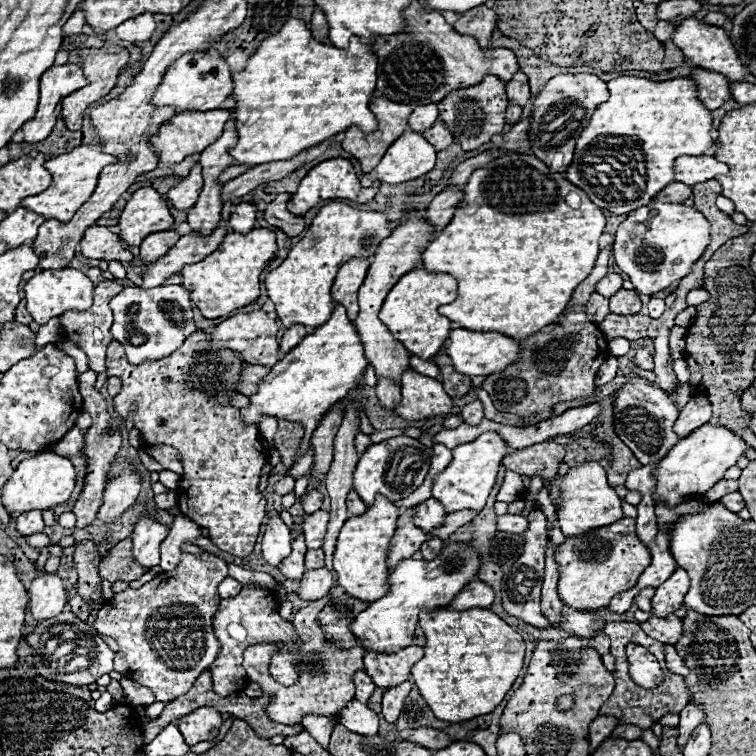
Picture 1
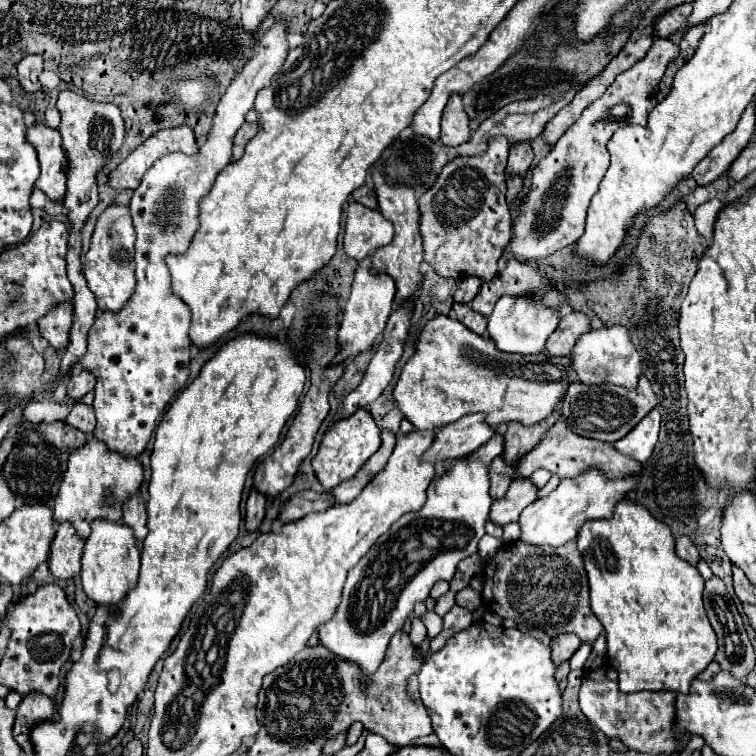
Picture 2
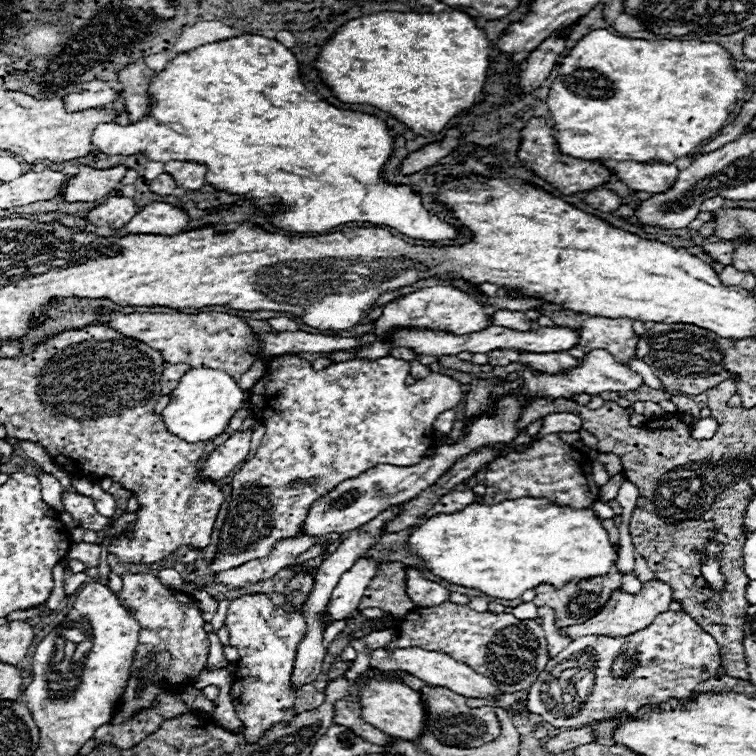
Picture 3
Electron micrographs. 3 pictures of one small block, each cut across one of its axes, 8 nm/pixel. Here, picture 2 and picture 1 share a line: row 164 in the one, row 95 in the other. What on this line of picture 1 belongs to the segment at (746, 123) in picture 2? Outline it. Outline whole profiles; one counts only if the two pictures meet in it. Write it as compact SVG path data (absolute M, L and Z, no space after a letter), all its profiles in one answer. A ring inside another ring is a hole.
M698 66L690 68L690 78L696 82L696 92L700 102L708 110L720 108L726 100L730 100L730 82L722 78L722 74L714 74L710 70L702 70Z

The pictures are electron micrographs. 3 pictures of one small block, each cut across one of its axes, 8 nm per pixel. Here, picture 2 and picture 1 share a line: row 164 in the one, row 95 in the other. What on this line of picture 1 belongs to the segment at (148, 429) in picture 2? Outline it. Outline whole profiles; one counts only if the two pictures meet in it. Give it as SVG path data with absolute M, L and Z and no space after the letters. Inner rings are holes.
M210 50L190 52L190 54L182 54L170 66L170 70L166 70L162 84L156 88L150 102L158 108L172 106L178 112L184 112L184 110L206 112L206 110L220 108L220 104L226 100L230 90L232 90L230 66L218 52L210 52Z

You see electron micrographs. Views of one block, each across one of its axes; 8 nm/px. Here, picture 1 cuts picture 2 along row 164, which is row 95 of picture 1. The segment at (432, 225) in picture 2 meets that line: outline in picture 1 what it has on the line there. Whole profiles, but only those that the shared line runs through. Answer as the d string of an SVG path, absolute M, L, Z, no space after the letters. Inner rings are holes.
M488 74L478 86L468 86L462 90L452 90L438 102L438 120L448 126L448 130L454 134L456 142L462 146L462 150L474 150L486 142L494 134L500 134L504 130L504 110L506 110L506 90L504 82L496 76Z

